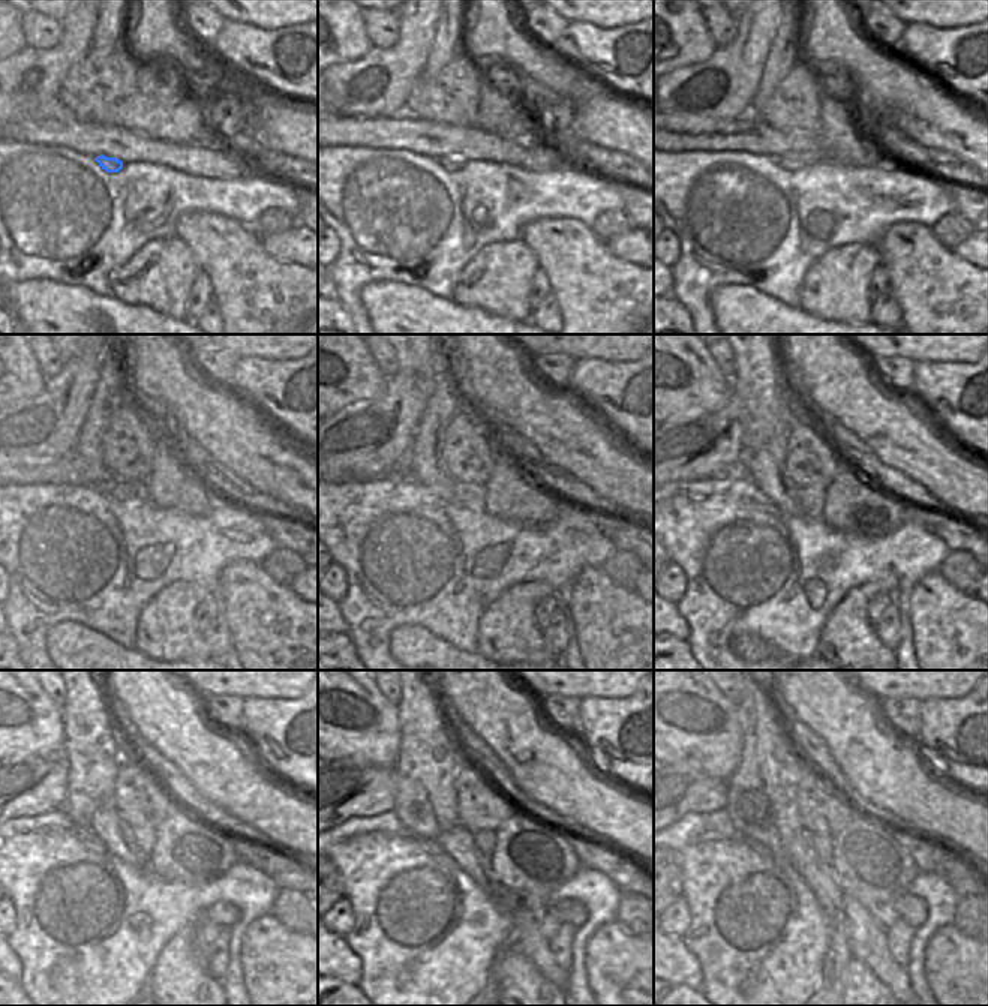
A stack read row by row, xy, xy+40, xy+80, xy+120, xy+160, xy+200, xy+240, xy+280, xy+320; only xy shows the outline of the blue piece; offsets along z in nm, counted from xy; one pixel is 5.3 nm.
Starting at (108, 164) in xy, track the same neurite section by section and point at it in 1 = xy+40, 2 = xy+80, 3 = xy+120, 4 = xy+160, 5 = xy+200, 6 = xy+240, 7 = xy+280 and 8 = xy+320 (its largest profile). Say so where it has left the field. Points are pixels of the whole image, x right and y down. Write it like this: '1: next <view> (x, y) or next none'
1: next xy+40 (450, 165)
2: next xy+80 (793, 161)
3: next xy+120 (120, 491)
4: next xy+160 (473, 497)
5: next xy+200 (811, 500)
6: next xy+240 (146, 835)
7: next xy+280 (485, 840)
8: next xy+320 (823, 844)

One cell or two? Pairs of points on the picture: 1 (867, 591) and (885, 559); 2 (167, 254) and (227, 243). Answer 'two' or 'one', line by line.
1: two
2: two

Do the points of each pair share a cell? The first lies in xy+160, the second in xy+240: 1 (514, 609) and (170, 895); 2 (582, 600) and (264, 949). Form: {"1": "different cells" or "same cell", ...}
{"1": "different cells", "2": "same cell"}

